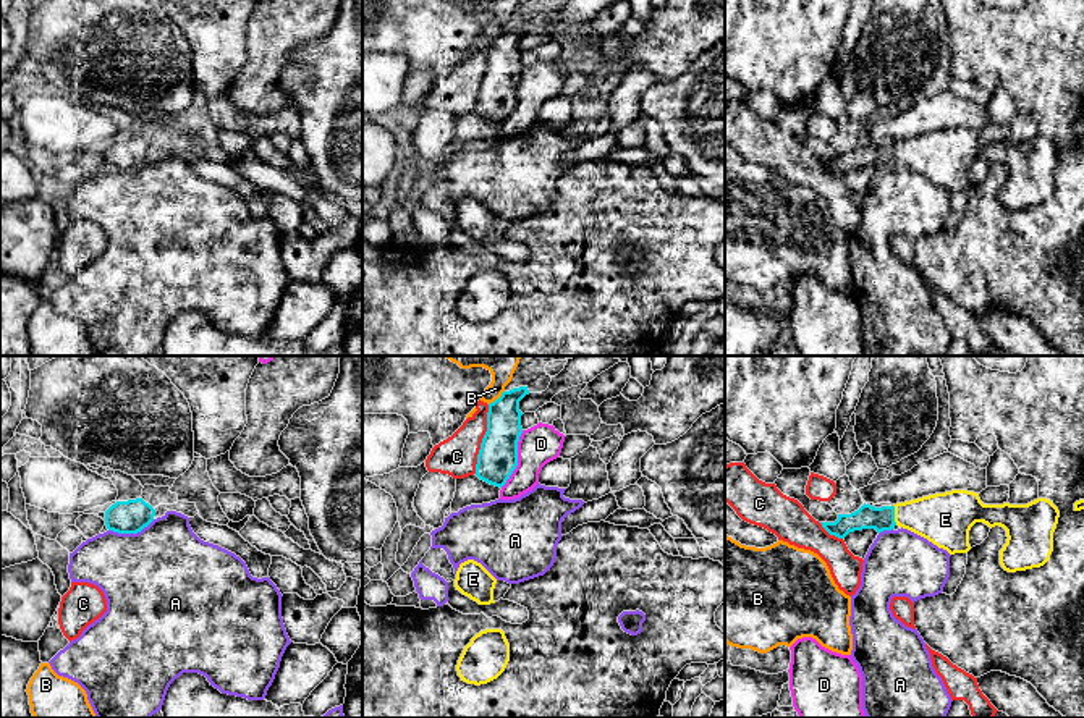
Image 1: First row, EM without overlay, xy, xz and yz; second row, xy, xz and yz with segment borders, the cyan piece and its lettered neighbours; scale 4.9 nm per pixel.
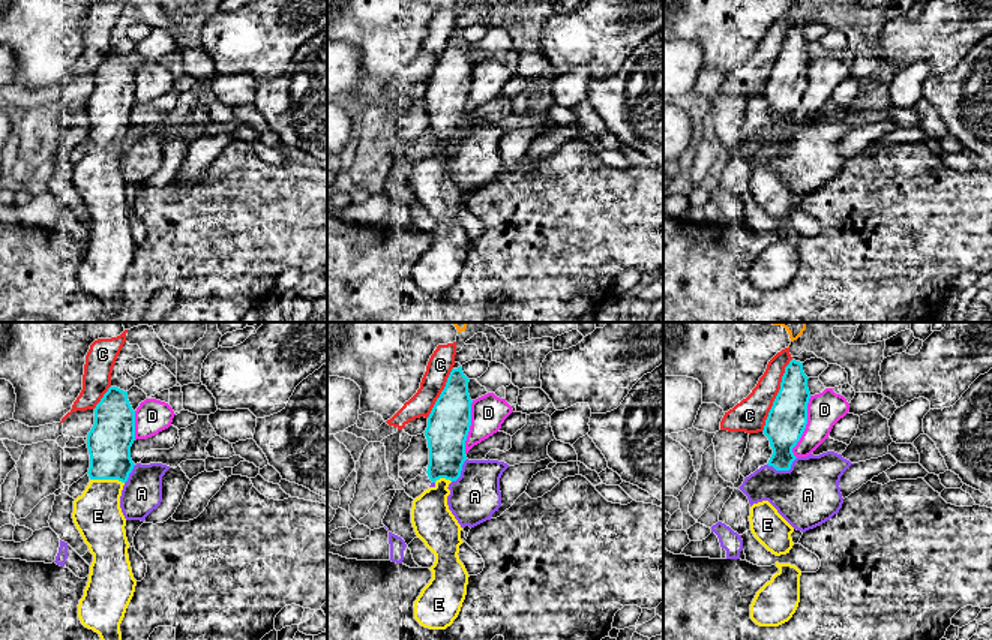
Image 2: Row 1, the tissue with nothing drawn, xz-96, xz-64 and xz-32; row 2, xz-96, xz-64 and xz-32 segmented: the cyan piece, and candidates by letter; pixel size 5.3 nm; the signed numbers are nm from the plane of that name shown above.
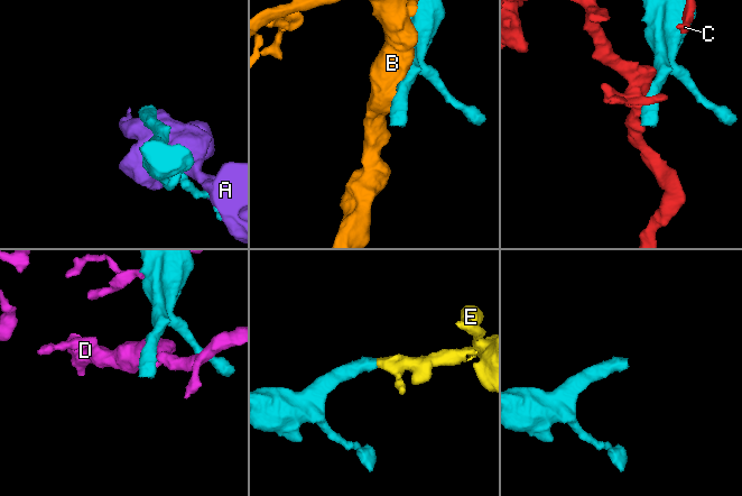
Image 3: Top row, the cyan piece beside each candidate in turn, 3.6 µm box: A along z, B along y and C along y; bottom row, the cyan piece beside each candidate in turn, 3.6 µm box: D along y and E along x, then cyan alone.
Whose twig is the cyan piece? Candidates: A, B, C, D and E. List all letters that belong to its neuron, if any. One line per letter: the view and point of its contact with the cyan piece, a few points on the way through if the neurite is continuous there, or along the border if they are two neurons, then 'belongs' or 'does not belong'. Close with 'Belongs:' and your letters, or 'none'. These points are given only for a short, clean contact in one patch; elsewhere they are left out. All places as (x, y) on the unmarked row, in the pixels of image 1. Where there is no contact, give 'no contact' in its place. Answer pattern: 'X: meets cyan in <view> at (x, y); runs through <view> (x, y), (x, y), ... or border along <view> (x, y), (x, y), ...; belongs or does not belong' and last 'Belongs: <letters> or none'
A: meets cyan in xy at (131, 170); does not belong
B: meets cyan in xz at (499, 36); does not belong
C: meets cyan in xz at (482, 76); does not belong
D: meets cyan in xz at (516, 97); does not belong
E: meets cyan in yz at (893, 152); belongs
Belongs: E

